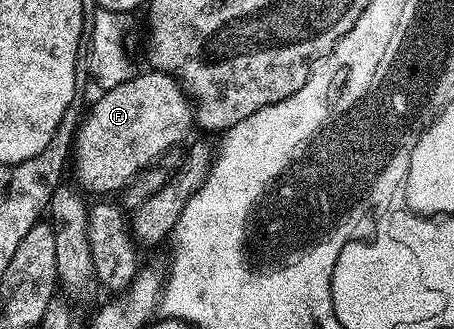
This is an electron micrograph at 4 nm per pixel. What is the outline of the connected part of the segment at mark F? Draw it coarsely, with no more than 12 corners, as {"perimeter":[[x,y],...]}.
{"perimeter":[[146,69],[89,104],[72,146],[87,192],[121,192],[196,123]]}

